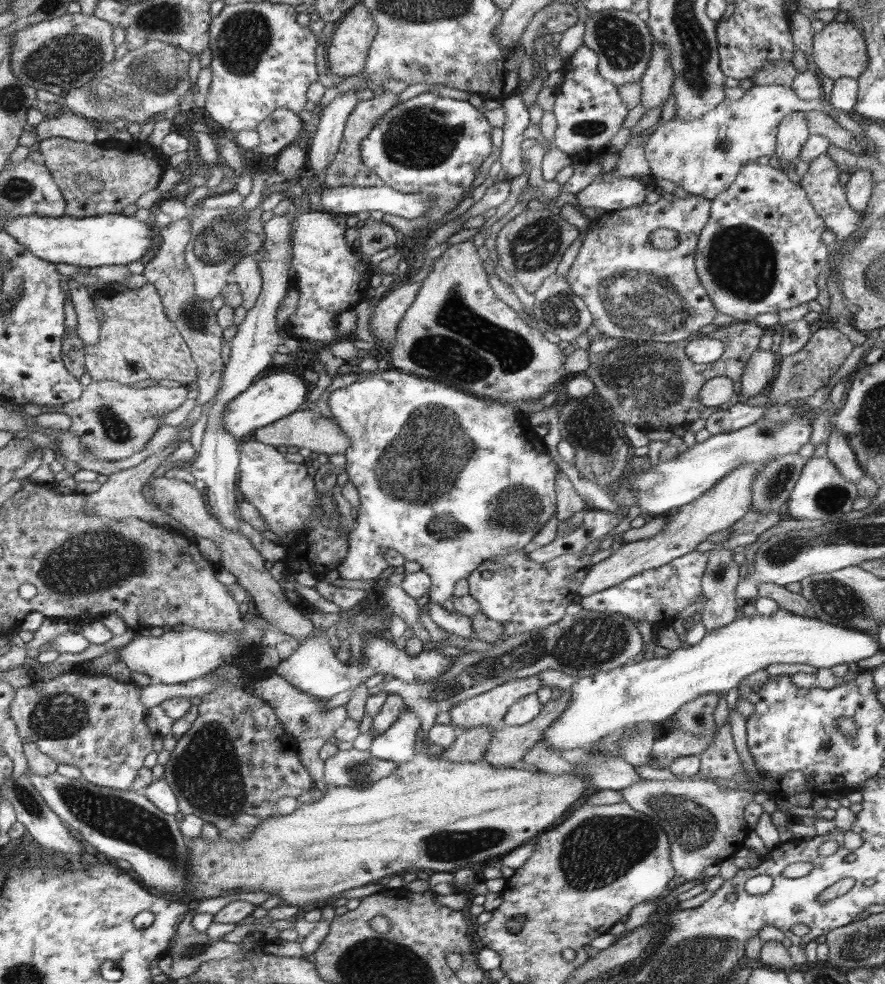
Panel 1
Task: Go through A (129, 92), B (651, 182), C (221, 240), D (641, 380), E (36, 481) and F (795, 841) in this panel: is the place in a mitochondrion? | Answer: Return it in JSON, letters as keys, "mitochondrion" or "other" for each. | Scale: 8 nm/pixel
{"A":"mitochondrion","B":"other","C":"mitochondrion","D":"mitochondrion","E":"other","F":"other"}

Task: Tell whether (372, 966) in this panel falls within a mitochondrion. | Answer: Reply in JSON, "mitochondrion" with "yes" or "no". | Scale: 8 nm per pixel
{"mitochondrion":"yes"}

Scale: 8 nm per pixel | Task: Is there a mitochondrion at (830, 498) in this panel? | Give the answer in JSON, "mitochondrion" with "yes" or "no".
{"mitochondrion":"yes"}

